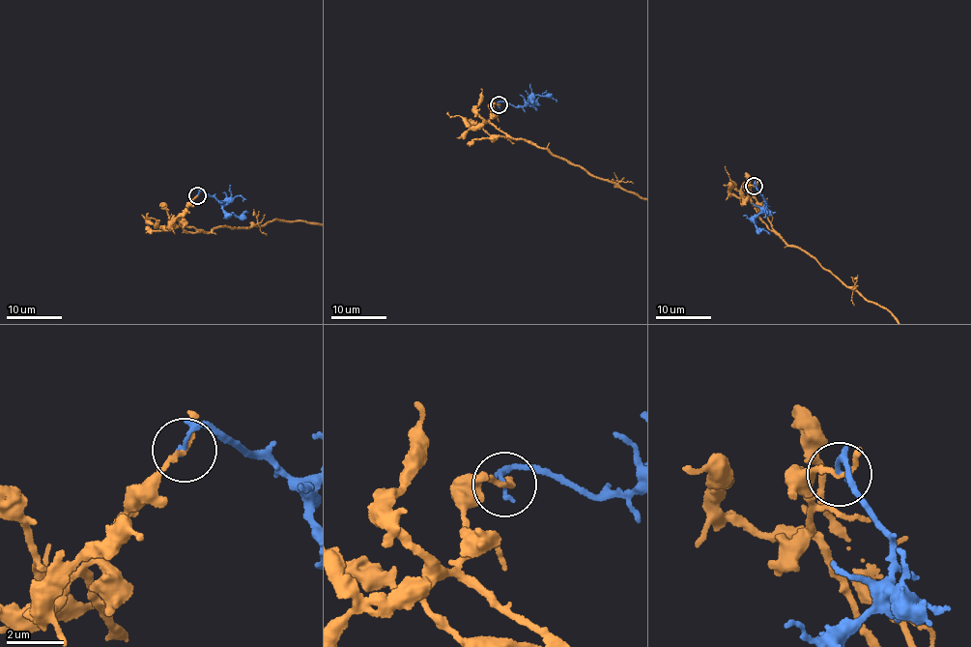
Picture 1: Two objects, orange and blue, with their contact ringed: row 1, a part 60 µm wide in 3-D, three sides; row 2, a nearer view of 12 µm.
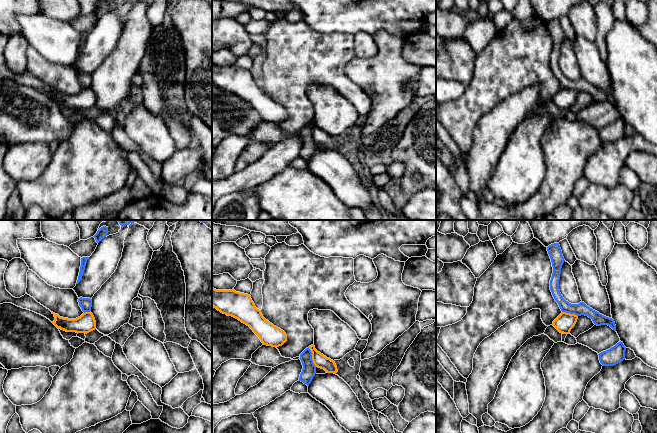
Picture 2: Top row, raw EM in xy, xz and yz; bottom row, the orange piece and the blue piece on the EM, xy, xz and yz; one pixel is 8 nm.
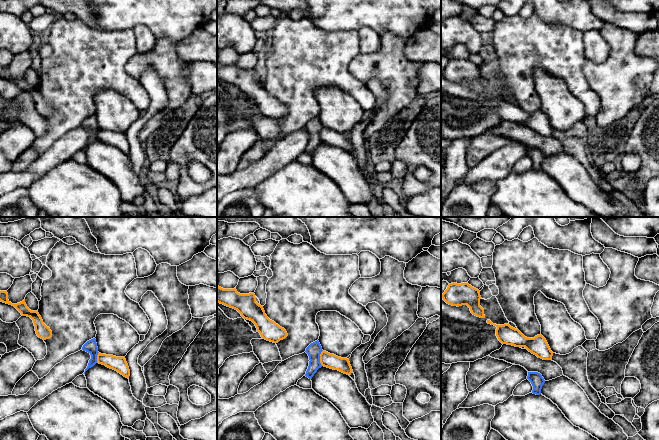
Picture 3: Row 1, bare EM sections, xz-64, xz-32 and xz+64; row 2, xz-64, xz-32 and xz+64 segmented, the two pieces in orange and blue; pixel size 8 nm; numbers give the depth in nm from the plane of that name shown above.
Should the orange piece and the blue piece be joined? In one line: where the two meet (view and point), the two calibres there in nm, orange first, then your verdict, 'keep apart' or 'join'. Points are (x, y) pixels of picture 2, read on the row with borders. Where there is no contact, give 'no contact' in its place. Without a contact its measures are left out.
meets orange in xz at (312, 357); 110 nm thick on the orange side, 110 nm on the other; keep apart

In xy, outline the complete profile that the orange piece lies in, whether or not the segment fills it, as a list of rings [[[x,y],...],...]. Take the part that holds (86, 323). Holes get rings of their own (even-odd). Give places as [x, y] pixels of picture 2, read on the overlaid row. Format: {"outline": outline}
{"outline": [[[52,312],[55,320],[52,322],[57,328],[66,332],[89,333],[96,329],[96,321],[91,312],[85,312],[76,319],[60,317]]]}

